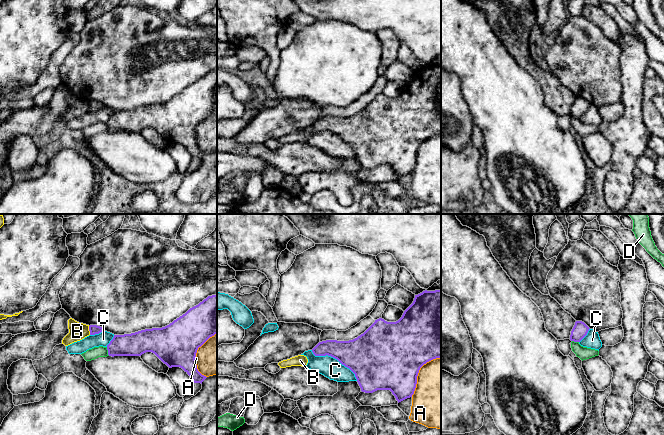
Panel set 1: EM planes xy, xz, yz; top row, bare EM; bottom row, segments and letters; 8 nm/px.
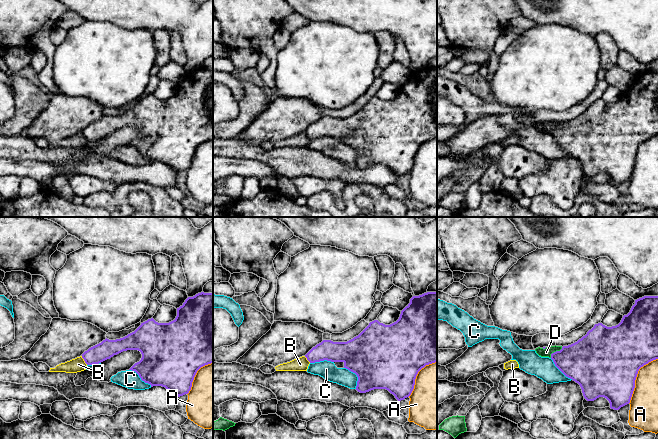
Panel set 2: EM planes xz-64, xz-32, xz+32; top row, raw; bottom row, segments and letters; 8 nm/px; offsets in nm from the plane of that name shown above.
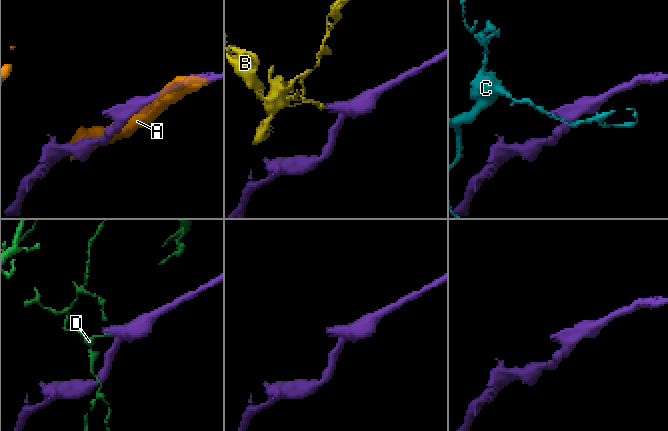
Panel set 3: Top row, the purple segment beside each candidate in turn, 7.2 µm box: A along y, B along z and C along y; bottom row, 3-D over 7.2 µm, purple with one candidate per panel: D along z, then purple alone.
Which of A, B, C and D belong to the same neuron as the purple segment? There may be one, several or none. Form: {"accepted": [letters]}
{"accepted": []}

